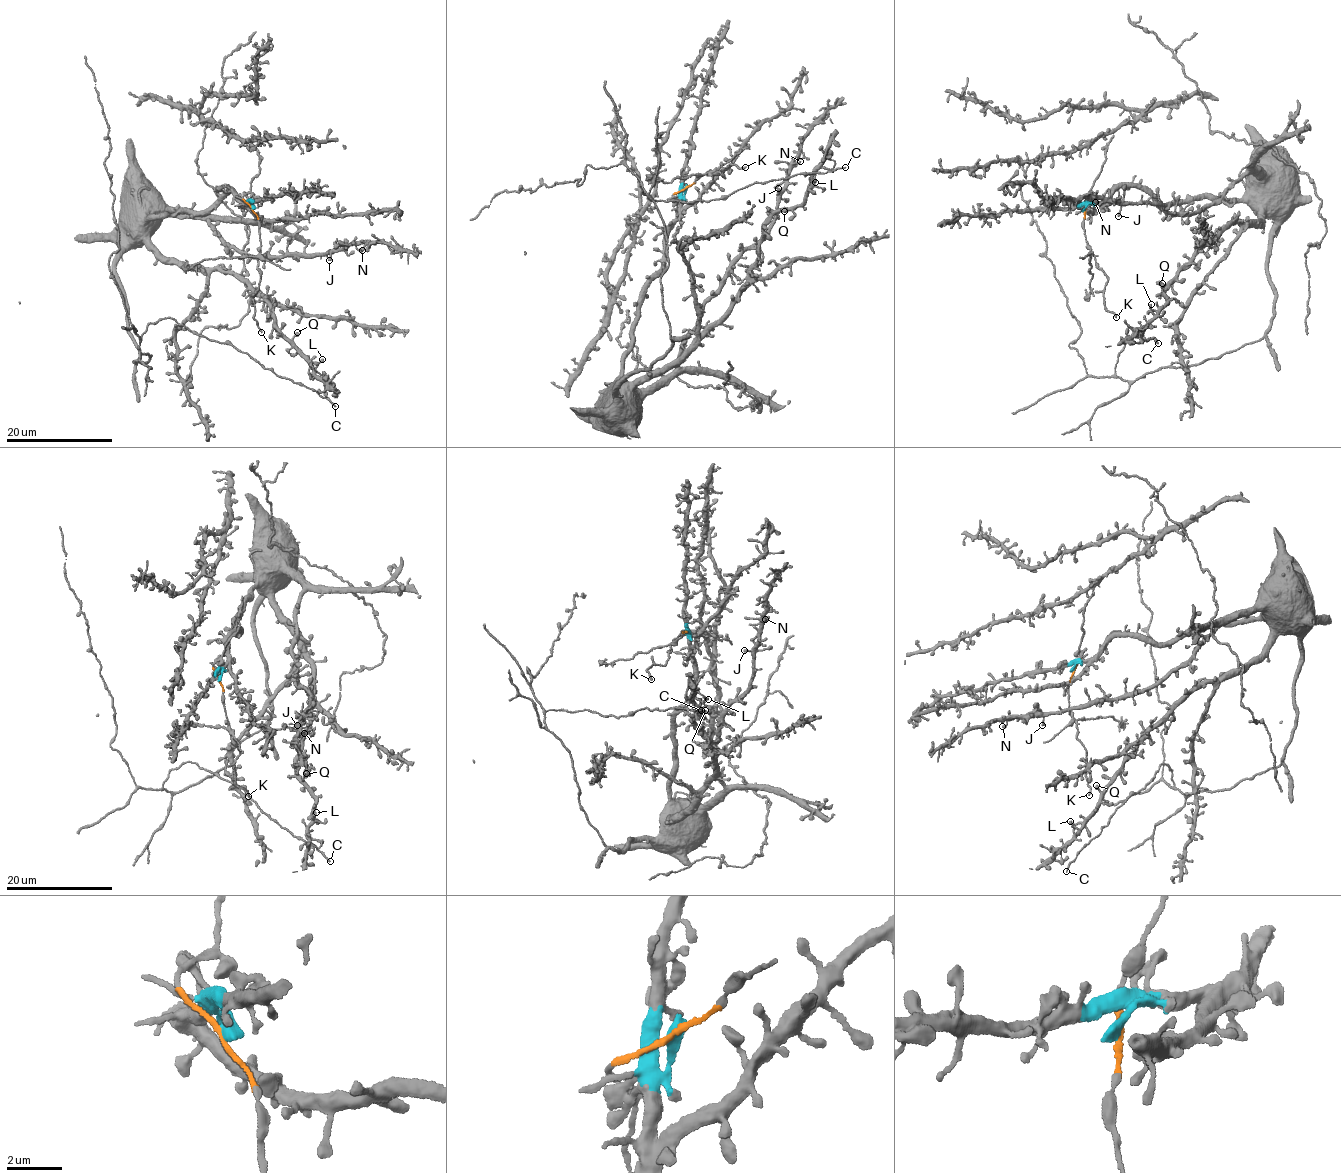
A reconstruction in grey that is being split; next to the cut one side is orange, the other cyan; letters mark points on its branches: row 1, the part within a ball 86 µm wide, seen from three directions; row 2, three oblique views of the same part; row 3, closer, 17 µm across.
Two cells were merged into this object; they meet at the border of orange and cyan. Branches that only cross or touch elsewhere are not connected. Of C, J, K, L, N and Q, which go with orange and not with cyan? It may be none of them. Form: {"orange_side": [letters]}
{"orange_side": ["K"]}

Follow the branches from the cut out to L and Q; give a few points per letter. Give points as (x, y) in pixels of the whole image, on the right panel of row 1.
L: (1084, 210), (1122, 186), (1258, 210), (1151, 303)
Q: (1084, 210), (1122, 186), (1164, 205), (1228, 199), (1258, 210), (1263, 219), (1227, 227), (1163, 293), (1162, 282)

